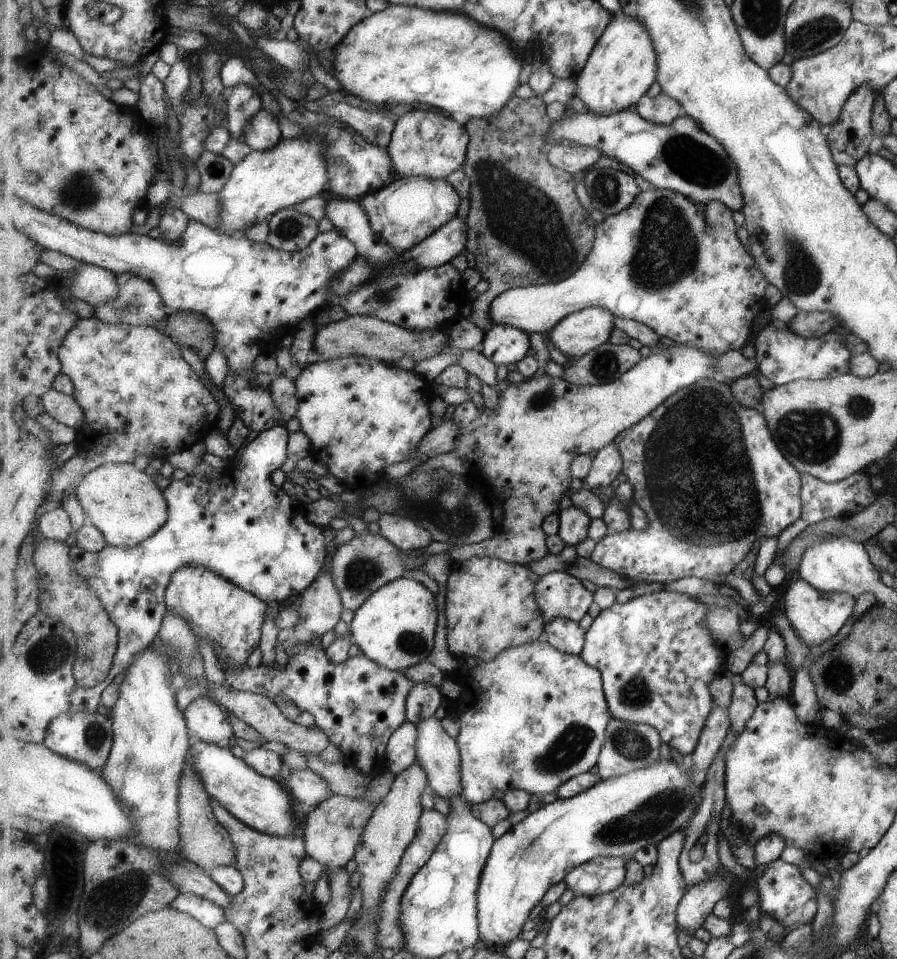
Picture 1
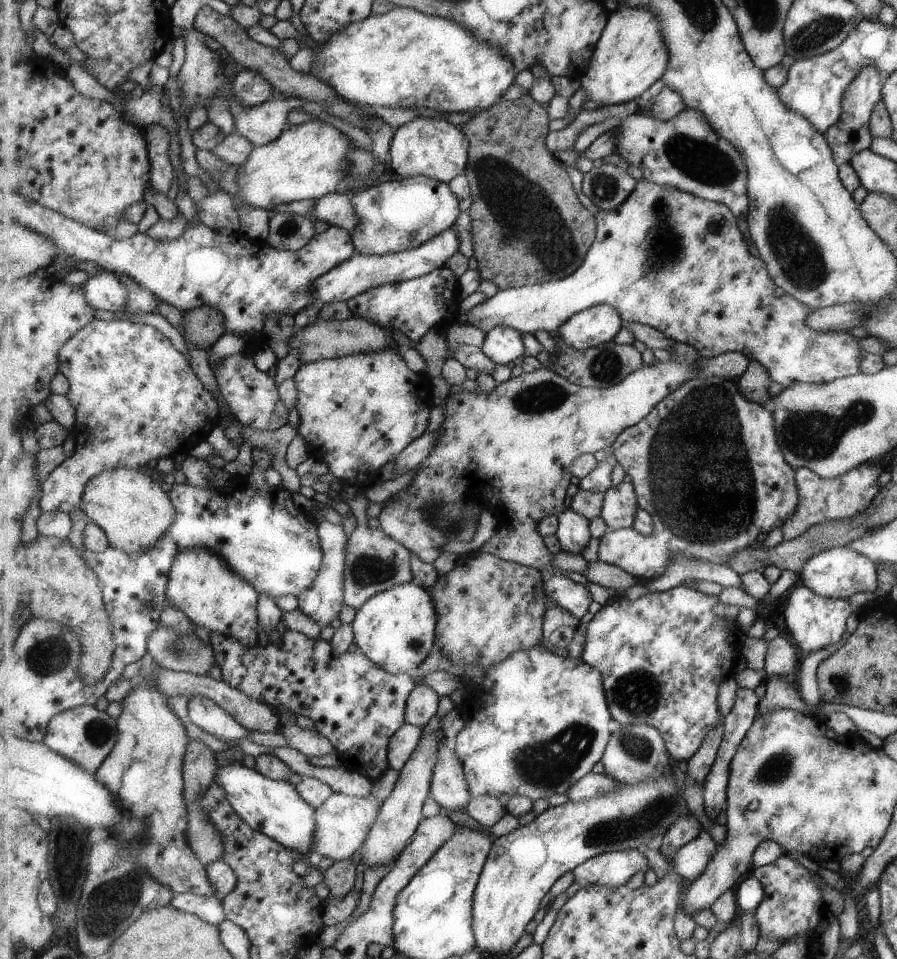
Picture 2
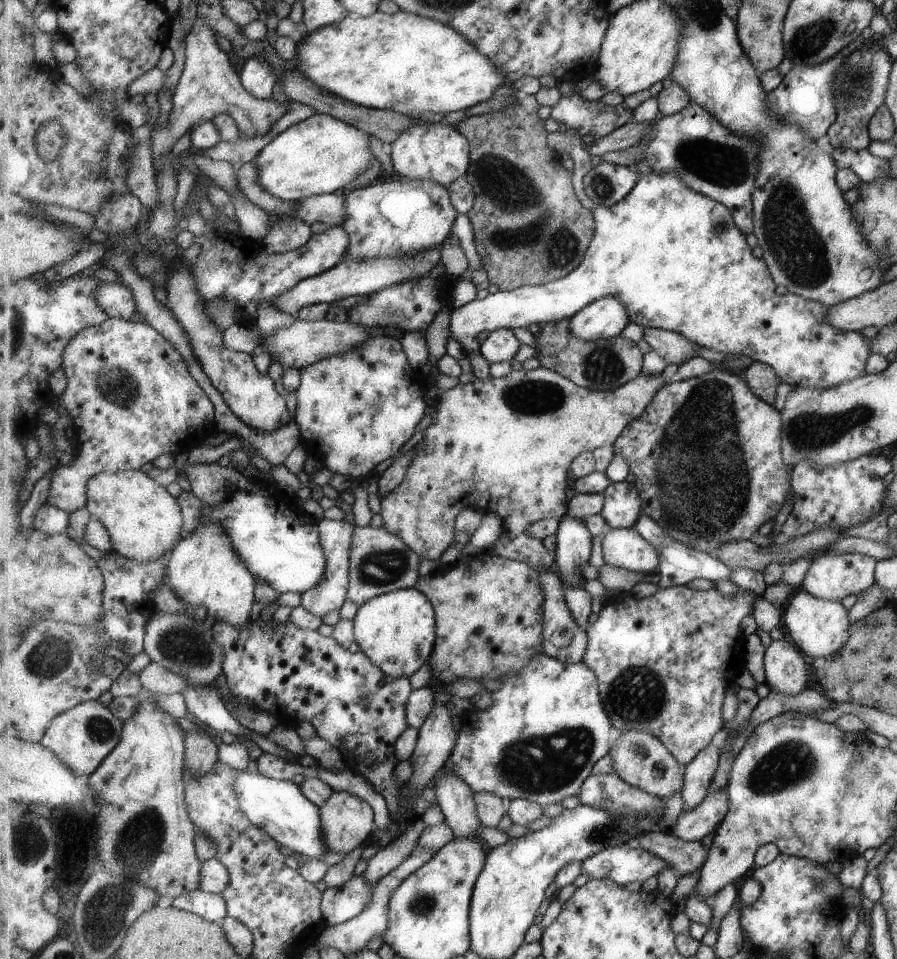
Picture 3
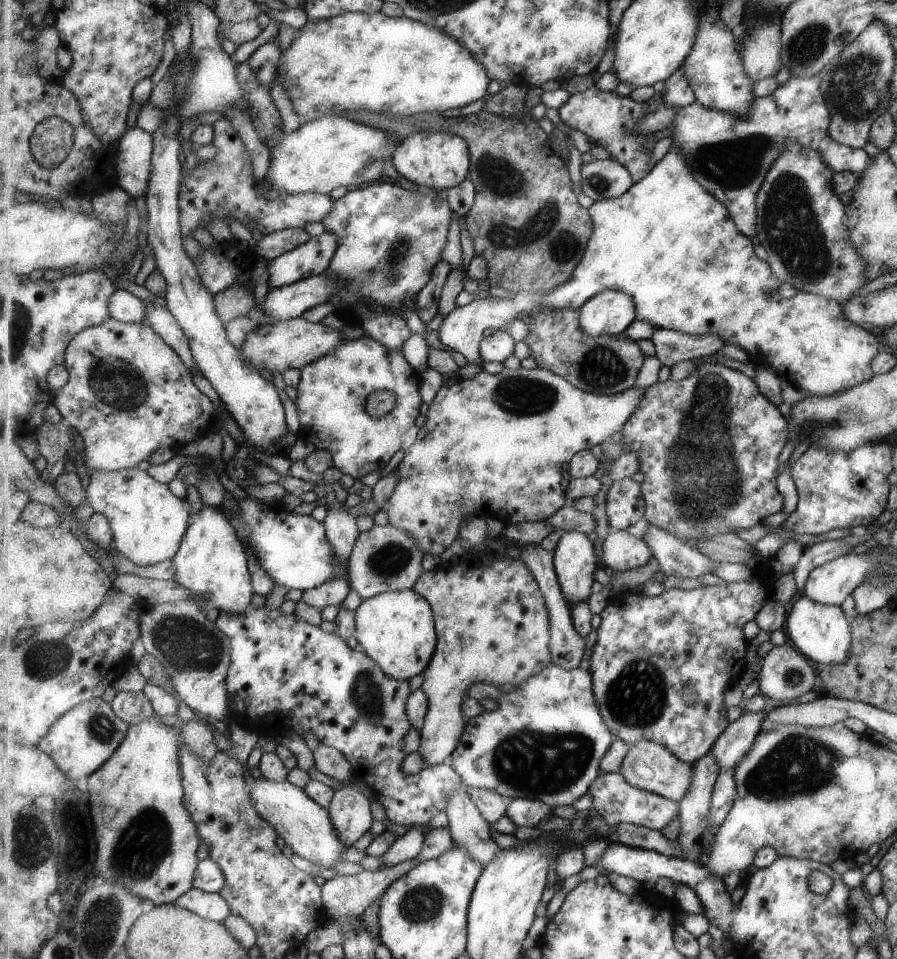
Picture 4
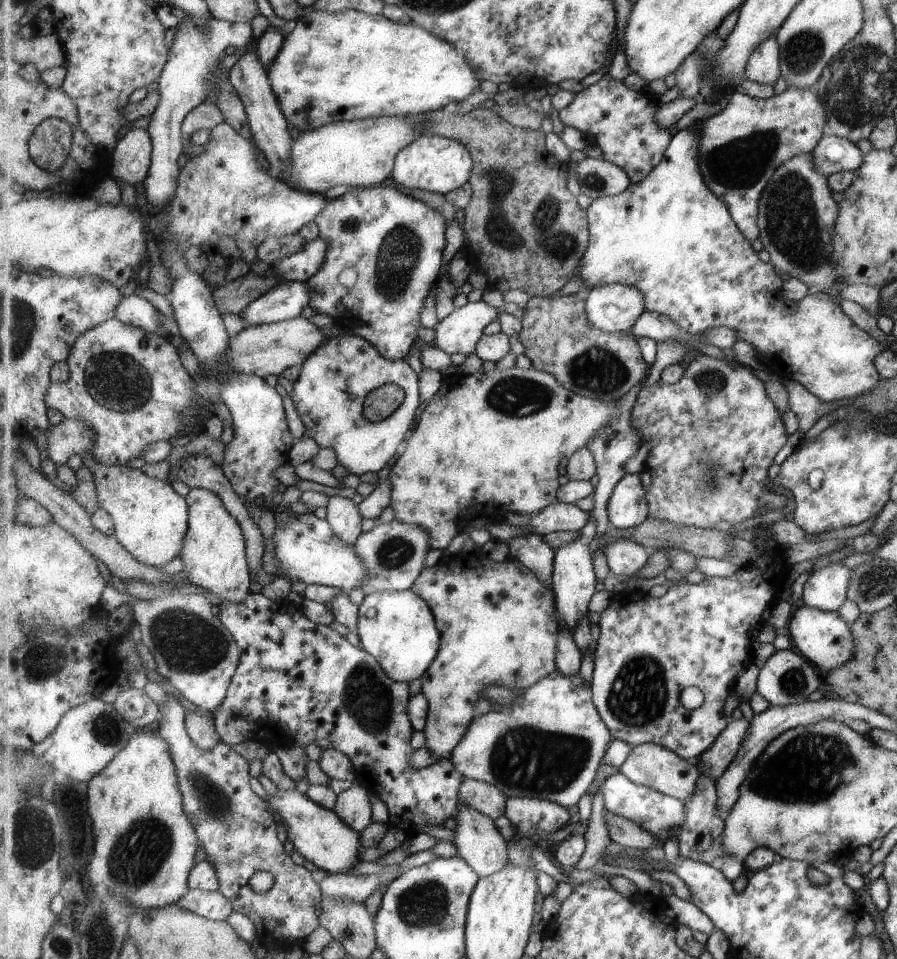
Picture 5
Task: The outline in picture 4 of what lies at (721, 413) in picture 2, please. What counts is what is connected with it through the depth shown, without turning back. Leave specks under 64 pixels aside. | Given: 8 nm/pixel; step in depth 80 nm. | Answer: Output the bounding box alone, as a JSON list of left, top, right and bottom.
[603,362,790,571]

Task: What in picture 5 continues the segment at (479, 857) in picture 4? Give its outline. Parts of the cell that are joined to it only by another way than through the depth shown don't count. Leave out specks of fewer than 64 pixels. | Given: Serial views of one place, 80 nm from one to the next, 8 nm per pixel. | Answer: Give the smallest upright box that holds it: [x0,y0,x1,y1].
[454,803,510,877]

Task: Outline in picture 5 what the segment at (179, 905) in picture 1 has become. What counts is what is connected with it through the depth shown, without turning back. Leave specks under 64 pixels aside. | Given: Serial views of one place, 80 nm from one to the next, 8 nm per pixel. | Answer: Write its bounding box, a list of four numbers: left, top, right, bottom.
[177,889,234,921]

